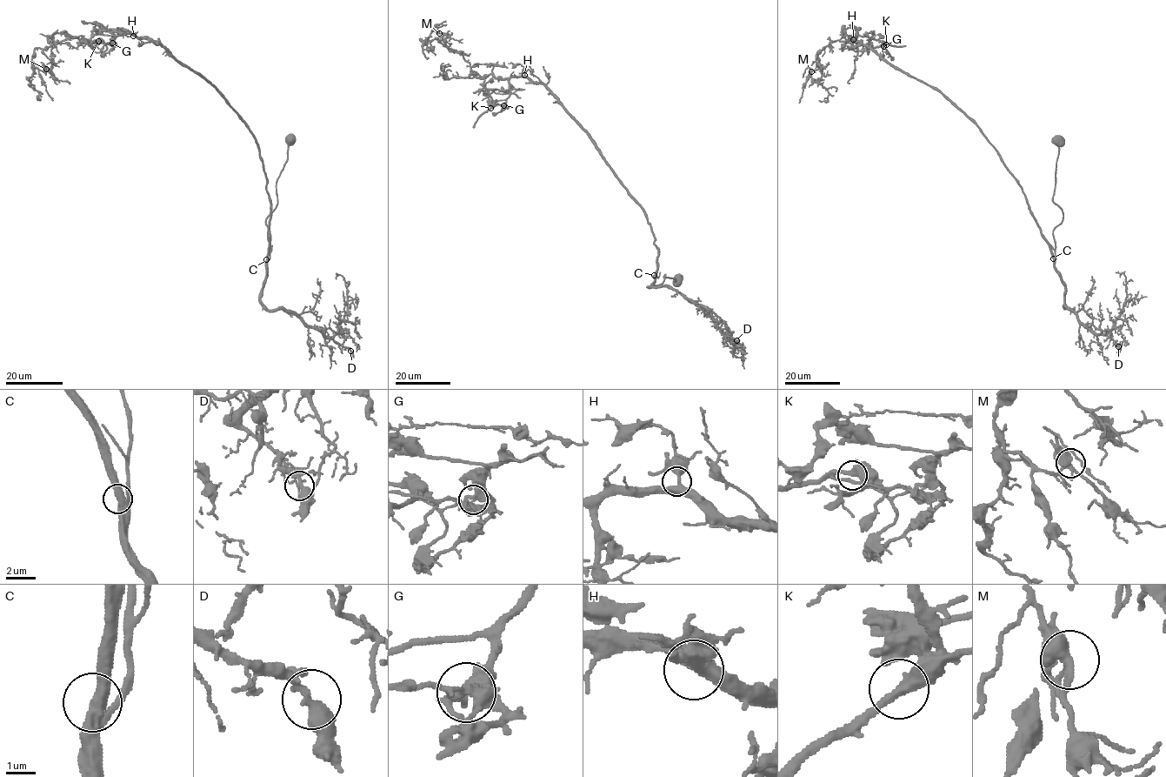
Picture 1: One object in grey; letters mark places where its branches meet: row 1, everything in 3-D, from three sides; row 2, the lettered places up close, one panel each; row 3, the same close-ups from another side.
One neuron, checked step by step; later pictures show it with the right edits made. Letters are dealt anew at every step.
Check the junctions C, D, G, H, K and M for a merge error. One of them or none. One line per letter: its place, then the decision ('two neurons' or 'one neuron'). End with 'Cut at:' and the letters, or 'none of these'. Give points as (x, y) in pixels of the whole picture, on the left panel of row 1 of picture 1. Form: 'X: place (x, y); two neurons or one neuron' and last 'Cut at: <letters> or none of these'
C: place (266, 259); one neuron
D: place (350, 351); one neuron
G: place (112, 43); two neurons
H: place (133, 36); one neuron
K: place (98, 41); one neuron
M: place (46, 69); one neuron
Cut at: G

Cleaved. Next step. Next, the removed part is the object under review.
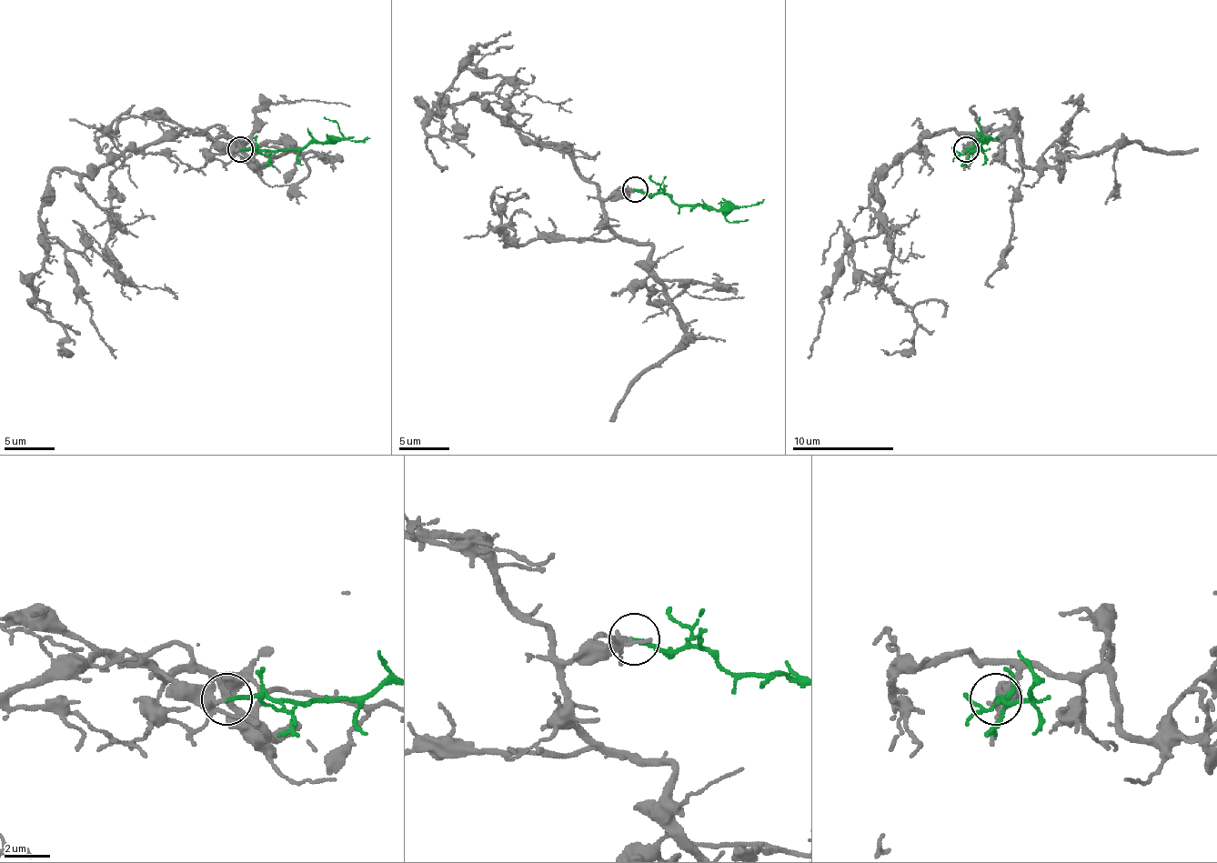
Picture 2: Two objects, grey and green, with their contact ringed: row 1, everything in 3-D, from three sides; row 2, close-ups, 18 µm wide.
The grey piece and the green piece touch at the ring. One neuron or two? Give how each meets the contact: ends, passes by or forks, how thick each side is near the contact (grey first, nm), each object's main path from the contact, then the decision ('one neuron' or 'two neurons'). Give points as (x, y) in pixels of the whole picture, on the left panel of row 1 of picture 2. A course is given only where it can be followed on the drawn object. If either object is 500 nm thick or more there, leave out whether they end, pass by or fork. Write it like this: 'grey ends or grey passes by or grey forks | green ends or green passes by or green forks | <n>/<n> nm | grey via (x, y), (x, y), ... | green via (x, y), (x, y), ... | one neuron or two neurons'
grey forks | green ends | 180/180 nm | grey via (241, 149), (188, 128), (82, 174), (51, 174), (31, 306), (59, 324), (61, 349) | green via (241, 149), (279, 151), (305, 149), (315, 141), (370, 138) | one neuron

